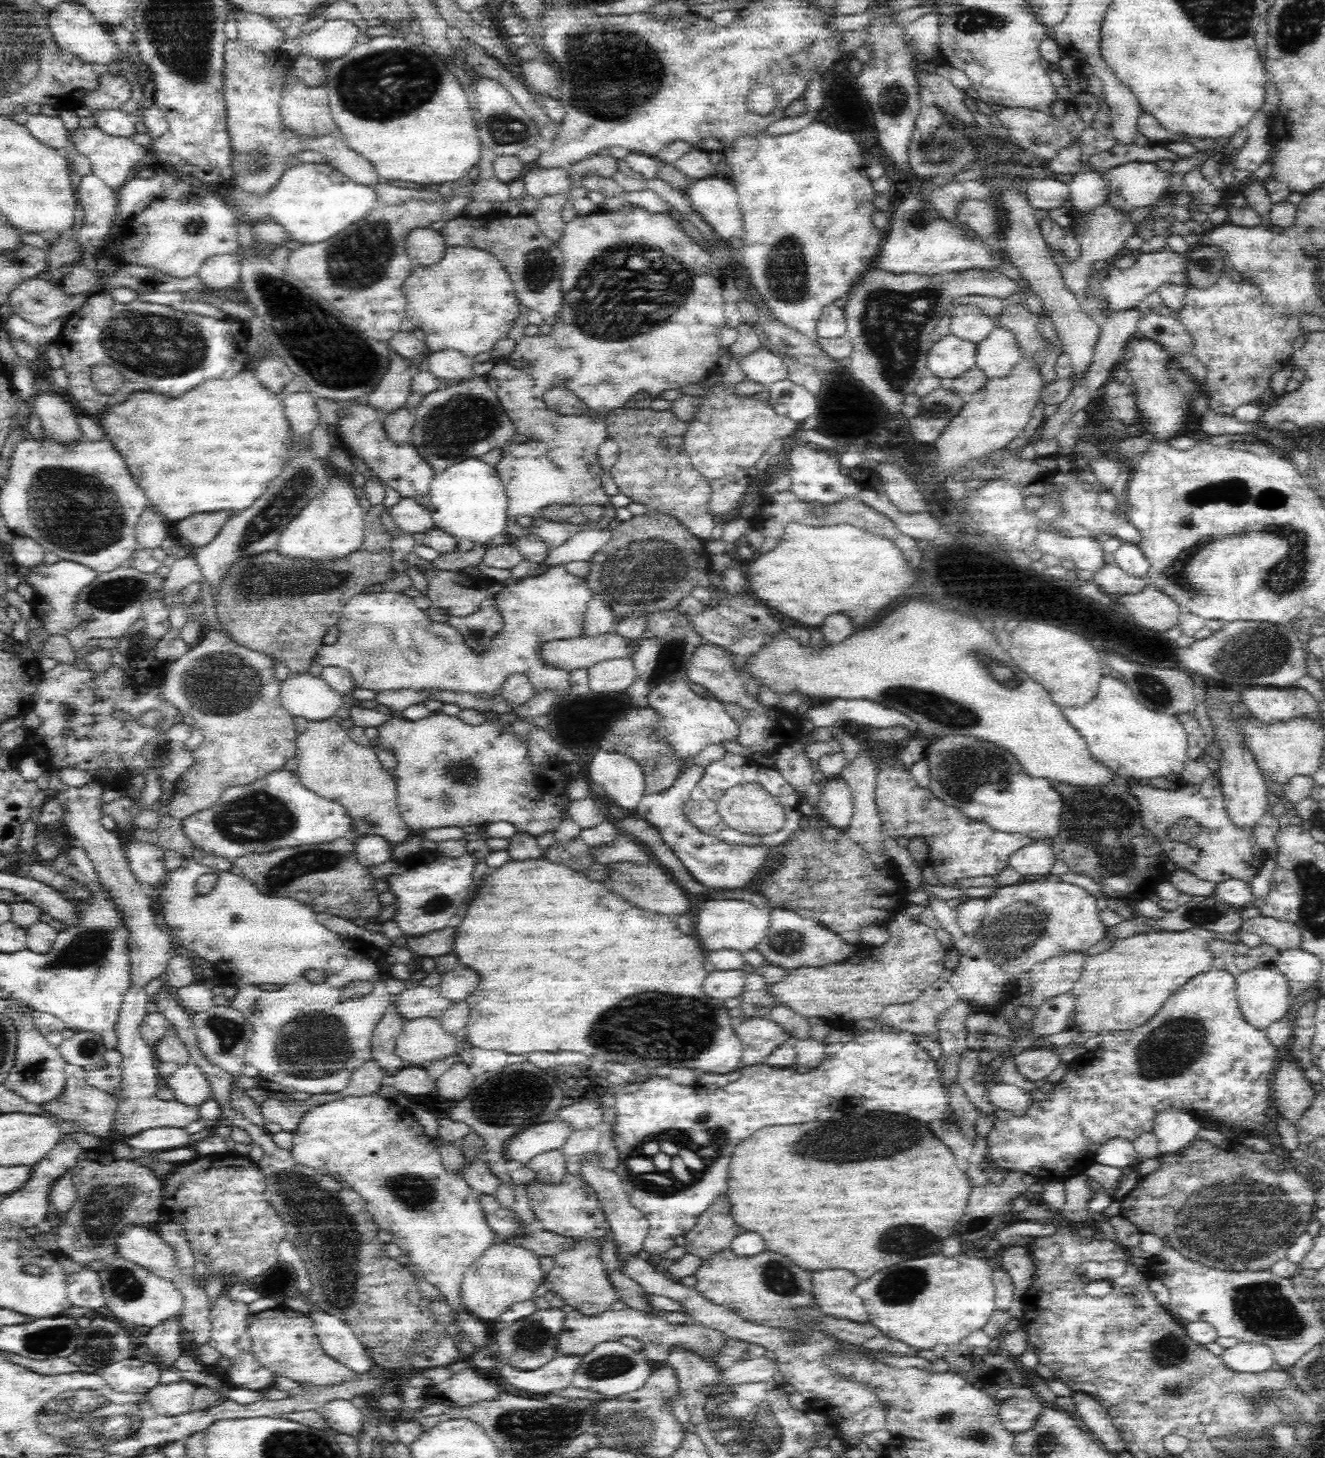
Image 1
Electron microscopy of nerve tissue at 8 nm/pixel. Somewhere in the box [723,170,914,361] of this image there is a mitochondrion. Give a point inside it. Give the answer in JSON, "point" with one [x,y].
{"point":[787,283]}

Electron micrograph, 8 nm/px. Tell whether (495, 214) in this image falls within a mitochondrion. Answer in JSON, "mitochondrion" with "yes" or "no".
{"mitochondrion":"no"}

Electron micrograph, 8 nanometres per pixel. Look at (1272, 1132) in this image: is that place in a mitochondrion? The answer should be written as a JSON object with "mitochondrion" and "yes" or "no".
{"mitochondrion":"no"}

